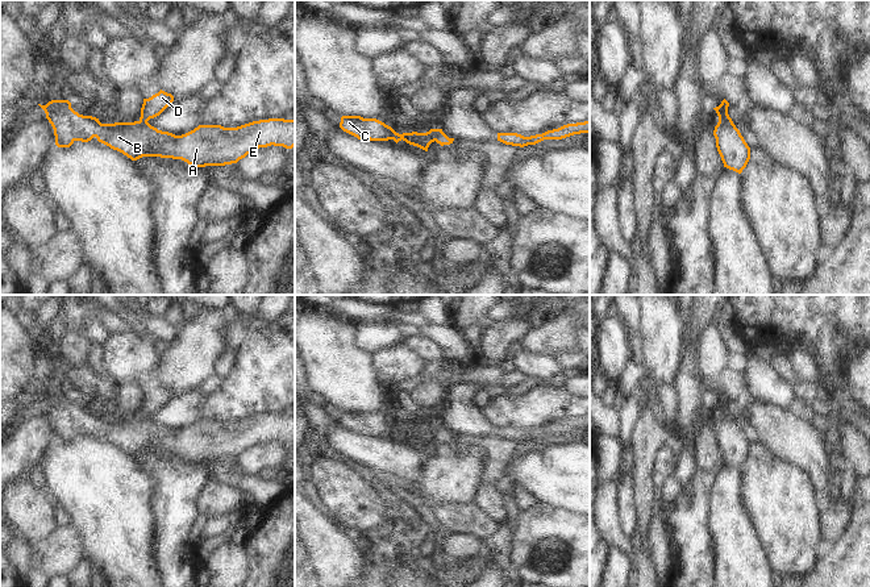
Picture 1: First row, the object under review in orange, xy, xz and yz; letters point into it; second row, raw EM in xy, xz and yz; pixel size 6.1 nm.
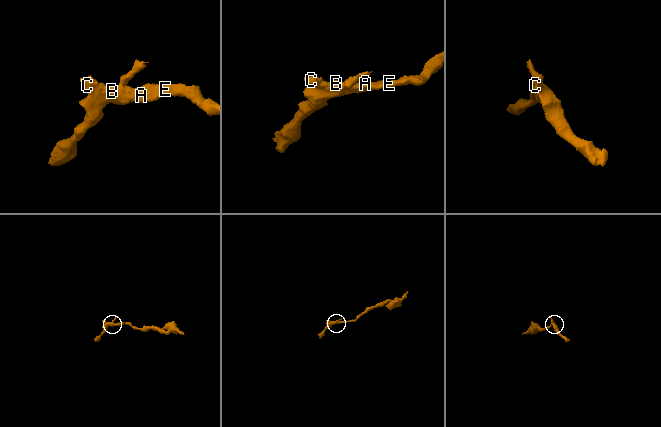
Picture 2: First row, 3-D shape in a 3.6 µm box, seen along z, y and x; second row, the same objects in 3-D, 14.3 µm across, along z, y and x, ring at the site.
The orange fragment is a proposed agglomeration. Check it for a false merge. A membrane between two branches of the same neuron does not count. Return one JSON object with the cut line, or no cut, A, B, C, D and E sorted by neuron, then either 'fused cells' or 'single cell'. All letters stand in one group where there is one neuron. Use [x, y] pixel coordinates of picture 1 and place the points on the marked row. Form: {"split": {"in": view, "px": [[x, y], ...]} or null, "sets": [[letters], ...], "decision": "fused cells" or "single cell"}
{"split": {"in": "xz", "px": [[441, 129], [436, 132], [434, 140]]}, "sets": [["A", "B", "C", "E"], ["D"]], "decision": "fused cells"}

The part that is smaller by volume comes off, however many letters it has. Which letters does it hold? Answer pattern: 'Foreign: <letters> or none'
Foreign: D

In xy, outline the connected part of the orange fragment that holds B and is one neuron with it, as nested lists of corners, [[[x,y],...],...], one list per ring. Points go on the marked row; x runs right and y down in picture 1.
[[[68,100],[38,105],[54,129],[58,147],[70,147],[75,141],[88,142],[96,137],[132,161],[161,157],[182,159],[195,167],[225,166],[237,163],[259,147],[295,146],[295,120],[269,118],[237,128],[199,125],[175,136],[142,121],[101,124],[96,117],[75,112]]]

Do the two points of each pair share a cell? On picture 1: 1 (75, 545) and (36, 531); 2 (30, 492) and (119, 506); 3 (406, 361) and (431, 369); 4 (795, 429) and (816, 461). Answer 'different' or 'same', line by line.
1: different
2: different
3: different
4: same

